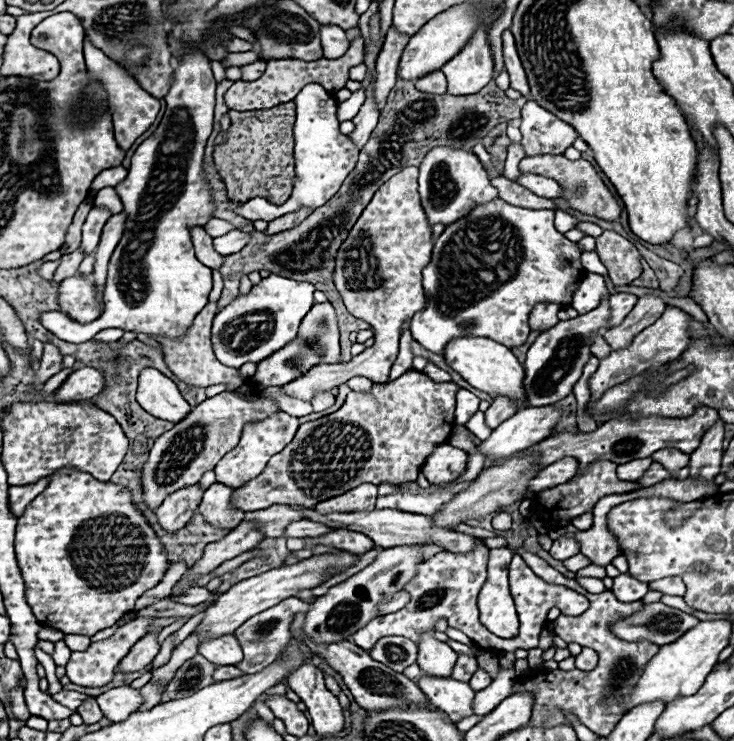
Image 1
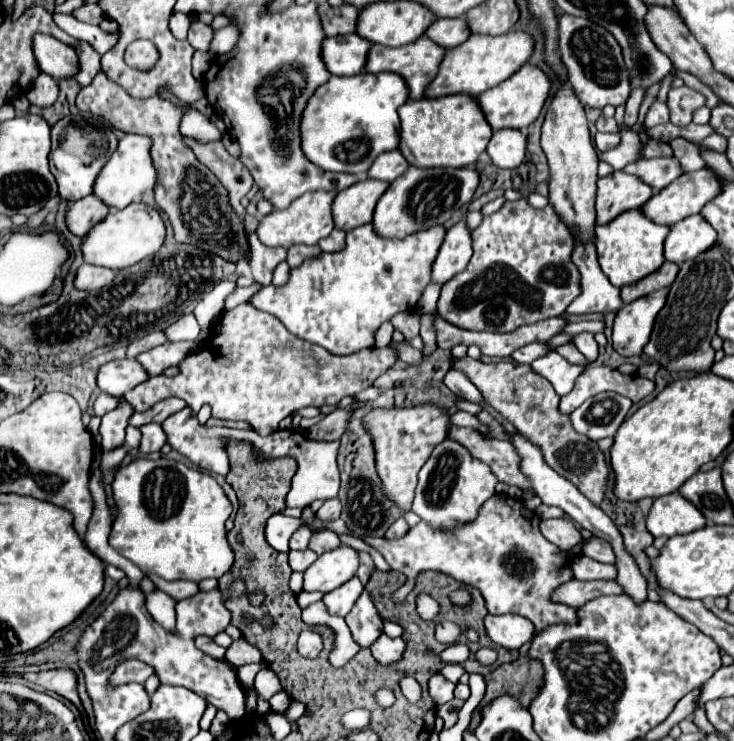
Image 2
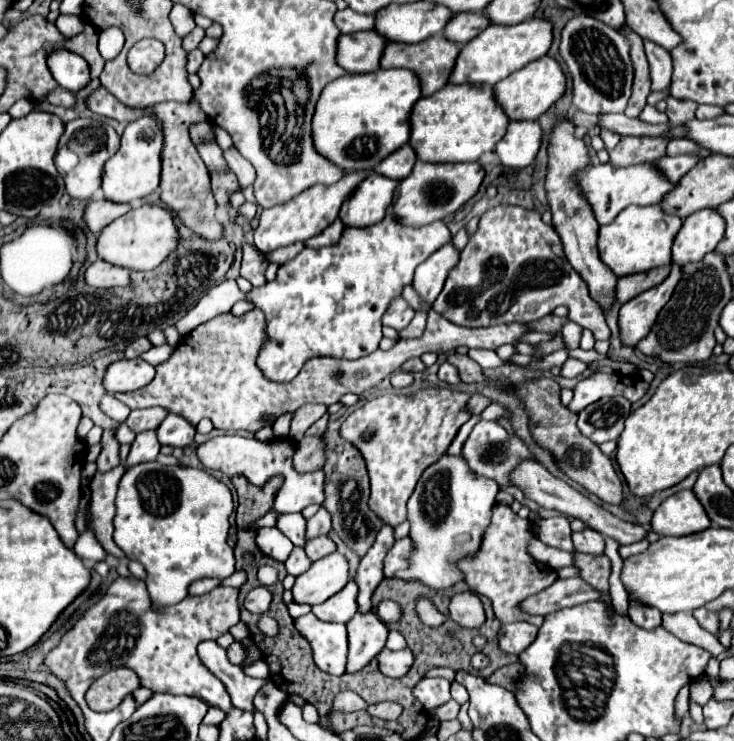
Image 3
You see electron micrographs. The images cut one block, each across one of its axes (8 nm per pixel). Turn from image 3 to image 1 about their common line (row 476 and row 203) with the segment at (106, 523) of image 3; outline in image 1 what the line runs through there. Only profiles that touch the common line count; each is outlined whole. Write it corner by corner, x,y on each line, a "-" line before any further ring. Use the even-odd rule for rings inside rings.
102,188
96,198
94,198
94,206
96,208
106,208
110,214
120,214
122,212
122,202
120,198
116,196
116,190
114,188

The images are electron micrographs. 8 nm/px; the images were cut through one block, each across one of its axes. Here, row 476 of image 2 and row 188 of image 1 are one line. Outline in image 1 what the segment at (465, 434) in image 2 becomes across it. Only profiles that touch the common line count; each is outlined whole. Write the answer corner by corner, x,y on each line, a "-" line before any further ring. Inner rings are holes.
504,176
492,178
492,186
496,186
498,188
498,196
502,200
508,200
510,204
516,204
516,206
522,206
522,208
548,208
548,210
558,210
558,206
554,204
554,200
536,196
530,190
522,188
520,184
506,180

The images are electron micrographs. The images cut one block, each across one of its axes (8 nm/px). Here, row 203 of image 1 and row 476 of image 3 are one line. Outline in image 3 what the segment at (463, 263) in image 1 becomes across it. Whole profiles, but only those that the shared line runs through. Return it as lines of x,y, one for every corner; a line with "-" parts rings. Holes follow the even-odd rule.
480,420
472,428
472,432
470,432
470,436
468,436
468,440
466,440
464,448
462,448
462,456
468,460
470,468
476,474
484,474
488,478
494,478
500,486
508,486
508,472
520,460
532,458
528,448
524,446
524,442
520,438
516,438
514,434
508,434
508,430
502,428
498,422
488,422
488,420

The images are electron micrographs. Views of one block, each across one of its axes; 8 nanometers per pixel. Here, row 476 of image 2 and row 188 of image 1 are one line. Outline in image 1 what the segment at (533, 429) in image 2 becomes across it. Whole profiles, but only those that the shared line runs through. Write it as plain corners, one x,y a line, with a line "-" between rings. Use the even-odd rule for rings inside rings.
544,154
544,156
526,156
522,158
520,162
520,170
522,172
532,172
532,174
540,174
540,176
552,176
562,188
564,188
564,200
584,212
584,214
590,214
590,216
596,216
596,218
602,218
602,220
608,220
608,222
616,222
620,220
620,204
616,202
616,198
612,196
612,192
606,188
606,184
600,180
598,172
594,170
594,166
580,158
576,162
564,158
564,156
552,156
552,154

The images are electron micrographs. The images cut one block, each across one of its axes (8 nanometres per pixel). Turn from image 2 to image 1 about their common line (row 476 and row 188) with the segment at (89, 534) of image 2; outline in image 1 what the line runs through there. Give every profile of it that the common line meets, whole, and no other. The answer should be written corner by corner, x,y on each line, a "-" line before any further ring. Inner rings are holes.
122,165
103,170
91,184
91,191
98,191
104,187
116,187
127,176
127,169

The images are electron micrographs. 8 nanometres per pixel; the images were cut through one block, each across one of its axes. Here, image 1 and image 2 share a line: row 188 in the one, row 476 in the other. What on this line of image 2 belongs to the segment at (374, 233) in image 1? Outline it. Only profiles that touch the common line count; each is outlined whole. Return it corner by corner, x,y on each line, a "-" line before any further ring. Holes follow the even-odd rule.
418,404
408,408
372,408
362,418
362,422
374,444
376,472
382,480
384,496
402,512
408,512
422,464
428,460
432,450
448,438
450,414
436,404

